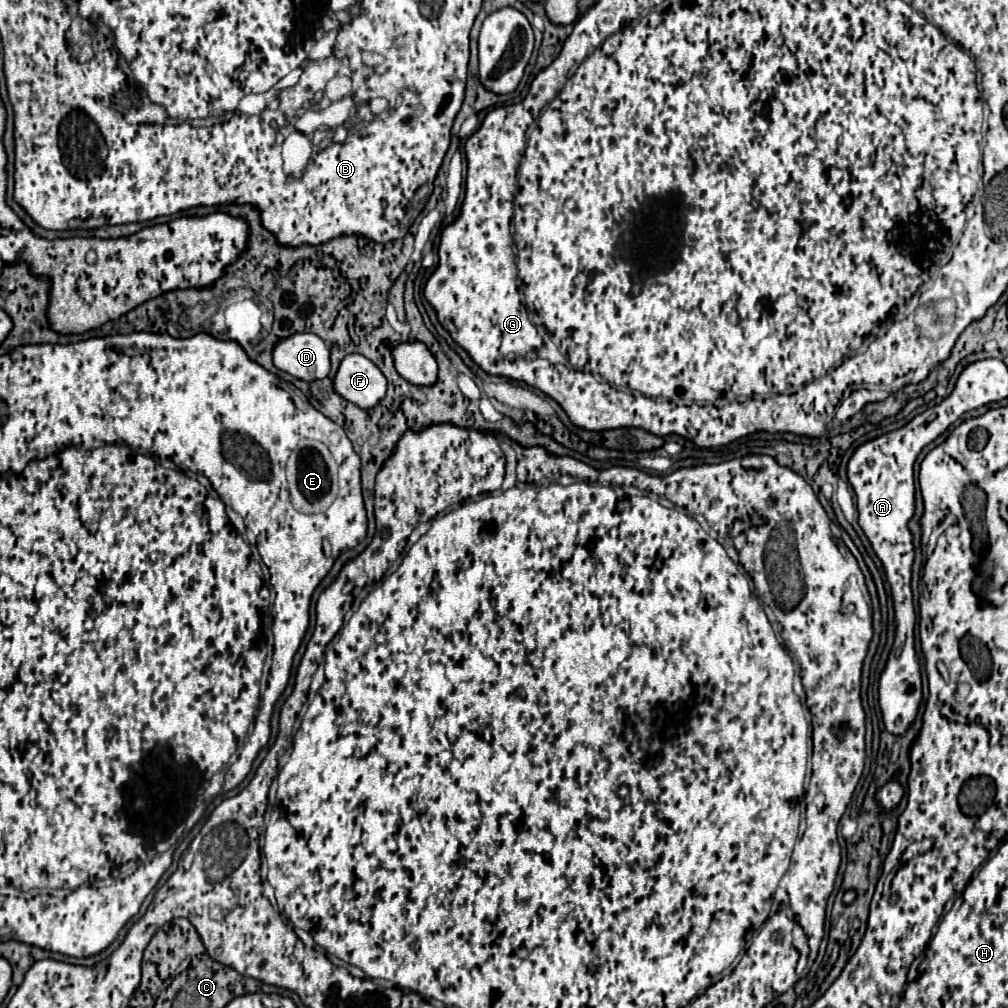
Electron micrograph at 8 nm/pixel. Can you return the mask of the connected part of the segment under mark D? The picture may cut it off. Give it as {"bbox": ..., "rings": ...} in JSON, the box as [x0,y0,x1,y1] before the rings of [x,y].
{"bbox":[274,334,330,380],"rings":[[[294,334],[276,344],[274,366],[298,380],[322,380],[330,374],[330,348],[316,334]]]}

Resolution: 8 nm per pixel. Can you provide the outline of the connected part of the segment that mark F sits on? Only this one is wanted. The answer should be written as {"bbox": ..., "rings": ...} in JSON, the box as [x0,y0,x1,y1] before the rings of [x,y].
{"bbox":[334,354,386,410],"rings":[[[362,354],[346,356],[334,378],[334,390],[364,410],[378,406],[378,402],[386,396],[386,386],[386,376]]]}

